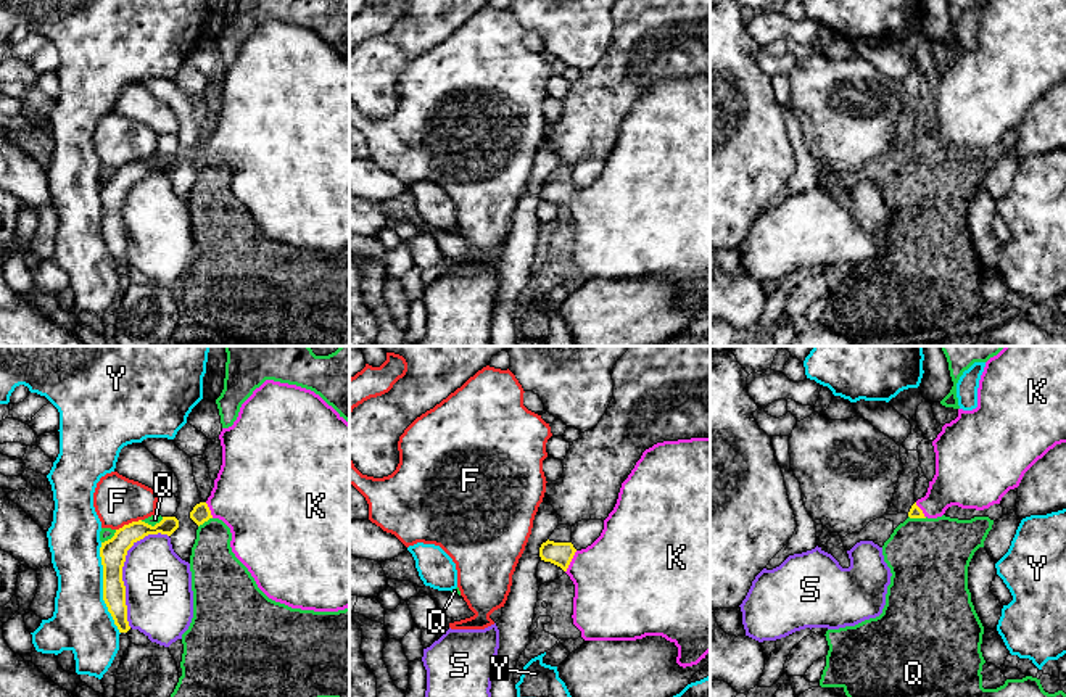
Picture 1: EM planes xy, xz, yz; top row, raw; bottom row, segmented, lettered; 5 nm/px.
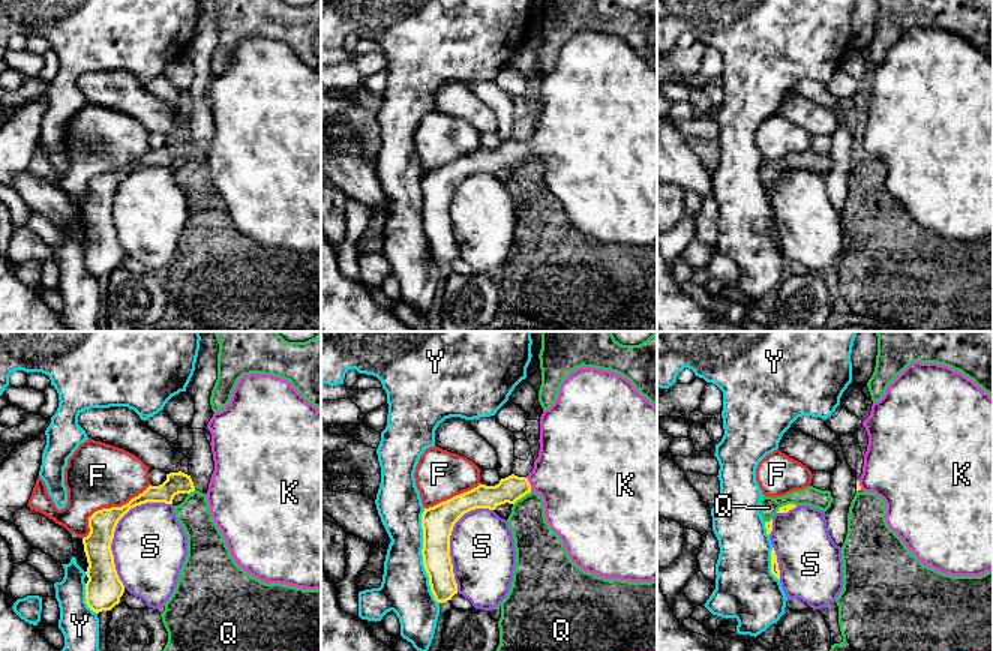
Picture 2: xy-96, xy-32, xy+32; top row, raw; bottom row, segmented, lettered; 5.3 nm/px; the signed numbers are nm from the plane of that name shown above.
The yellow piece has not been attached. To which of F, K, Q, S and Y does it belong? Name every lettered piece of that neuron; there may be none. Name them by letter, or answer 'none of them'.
K

